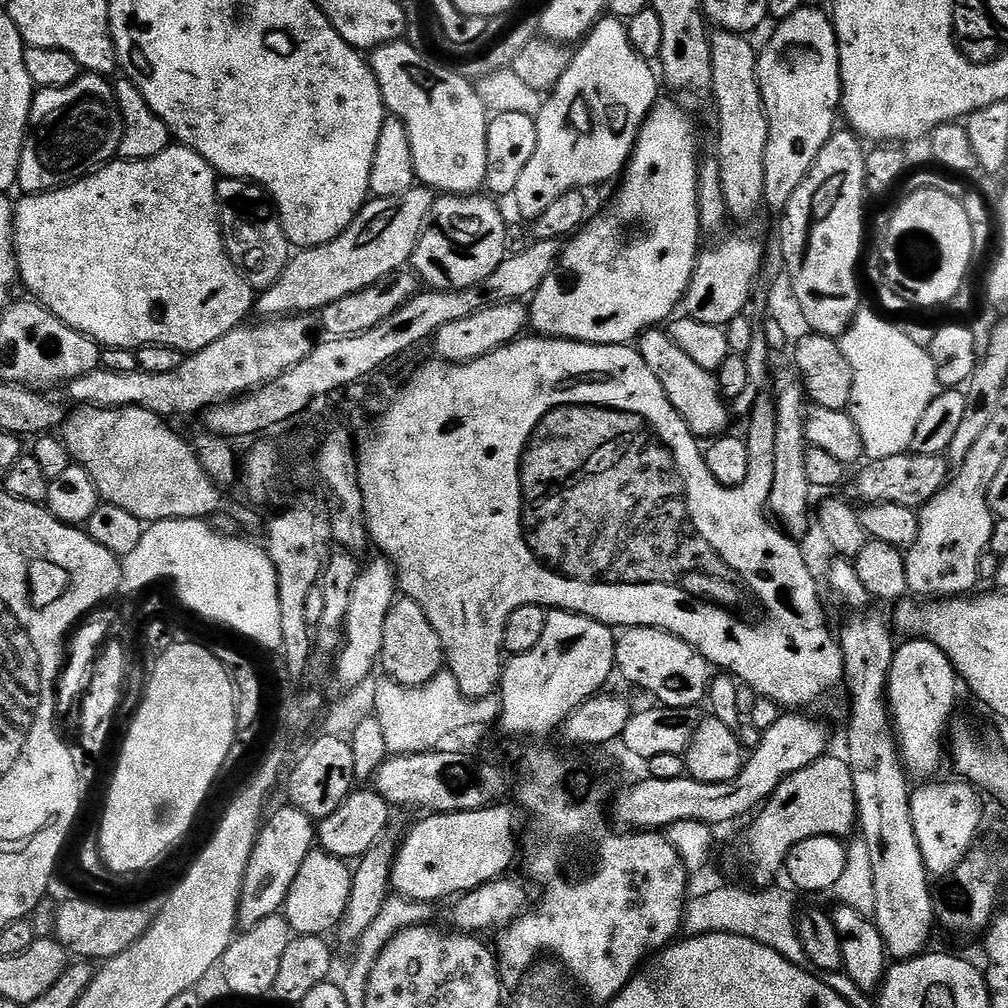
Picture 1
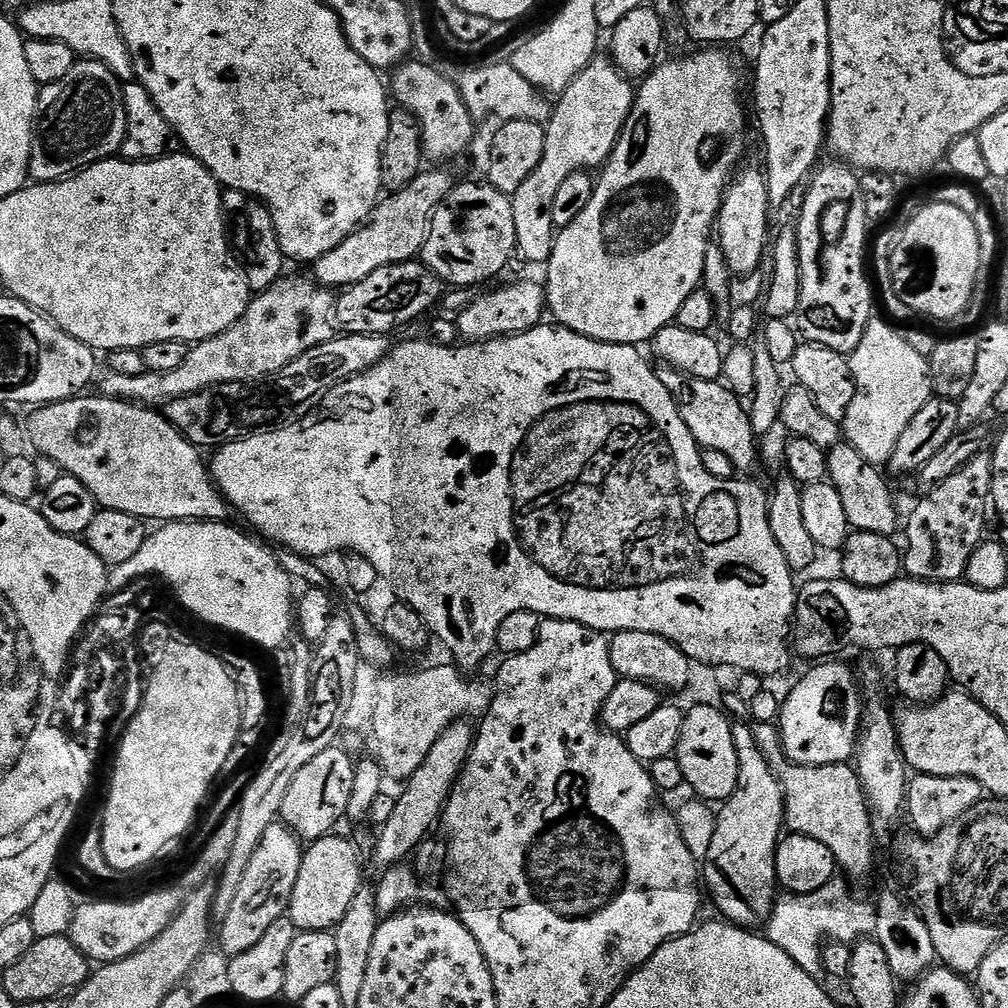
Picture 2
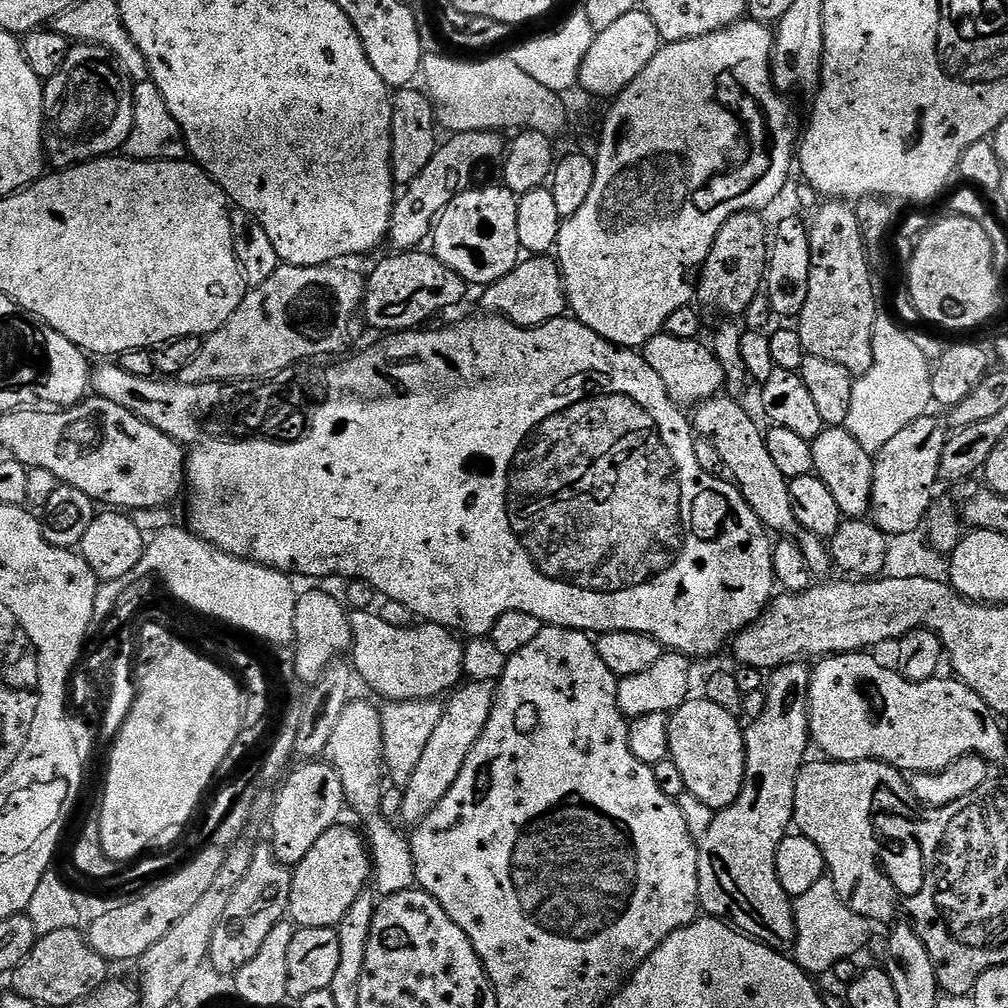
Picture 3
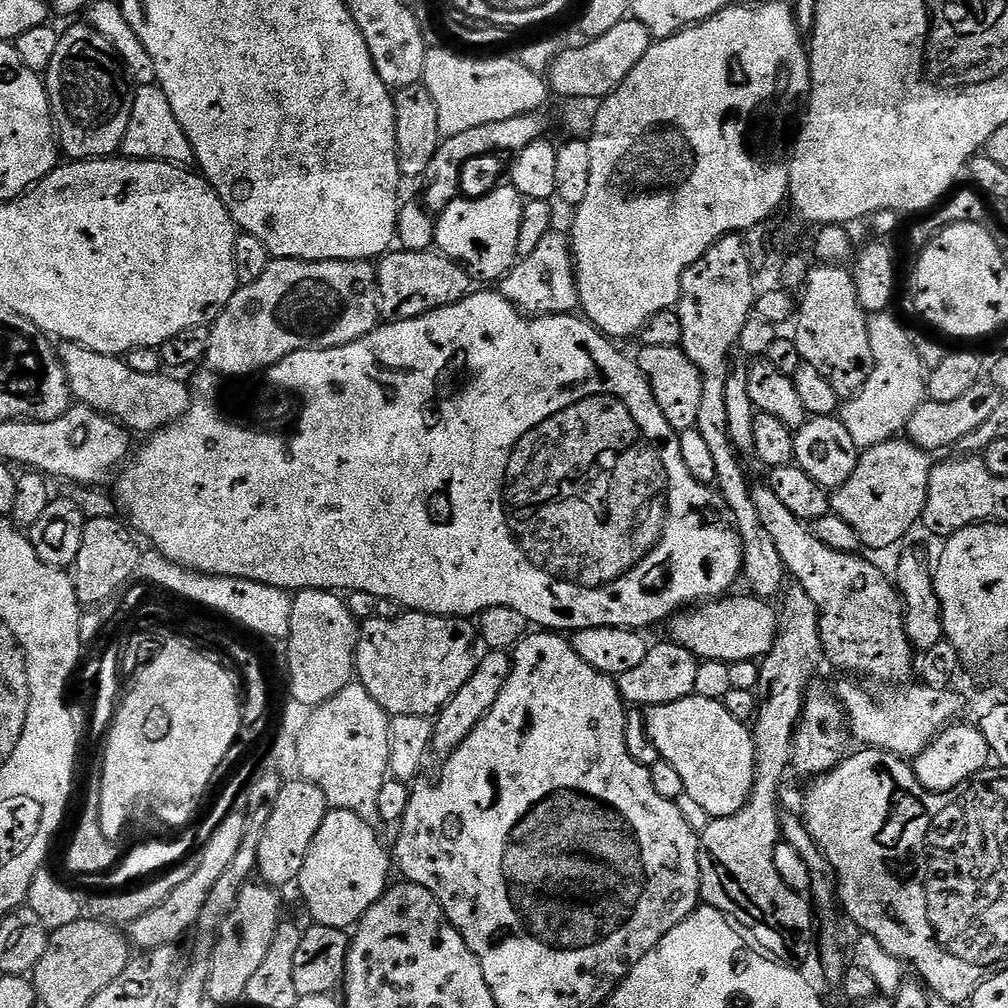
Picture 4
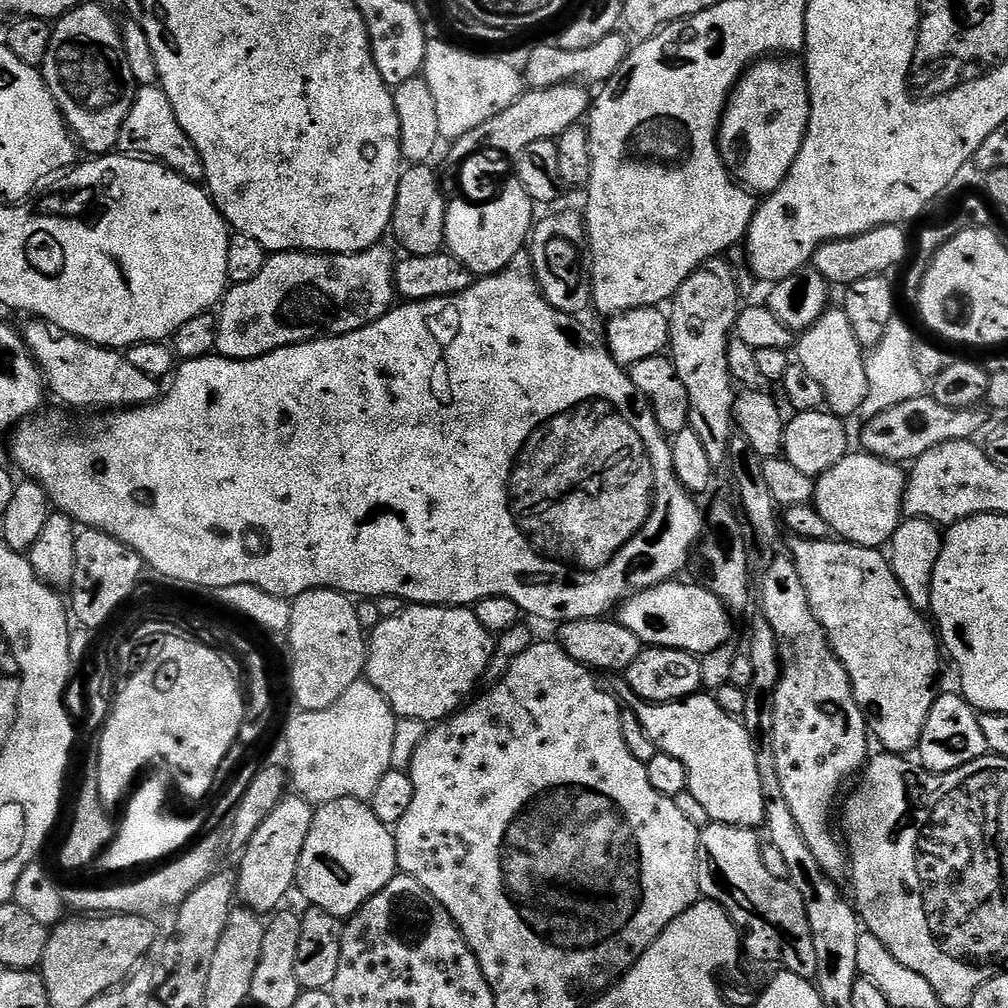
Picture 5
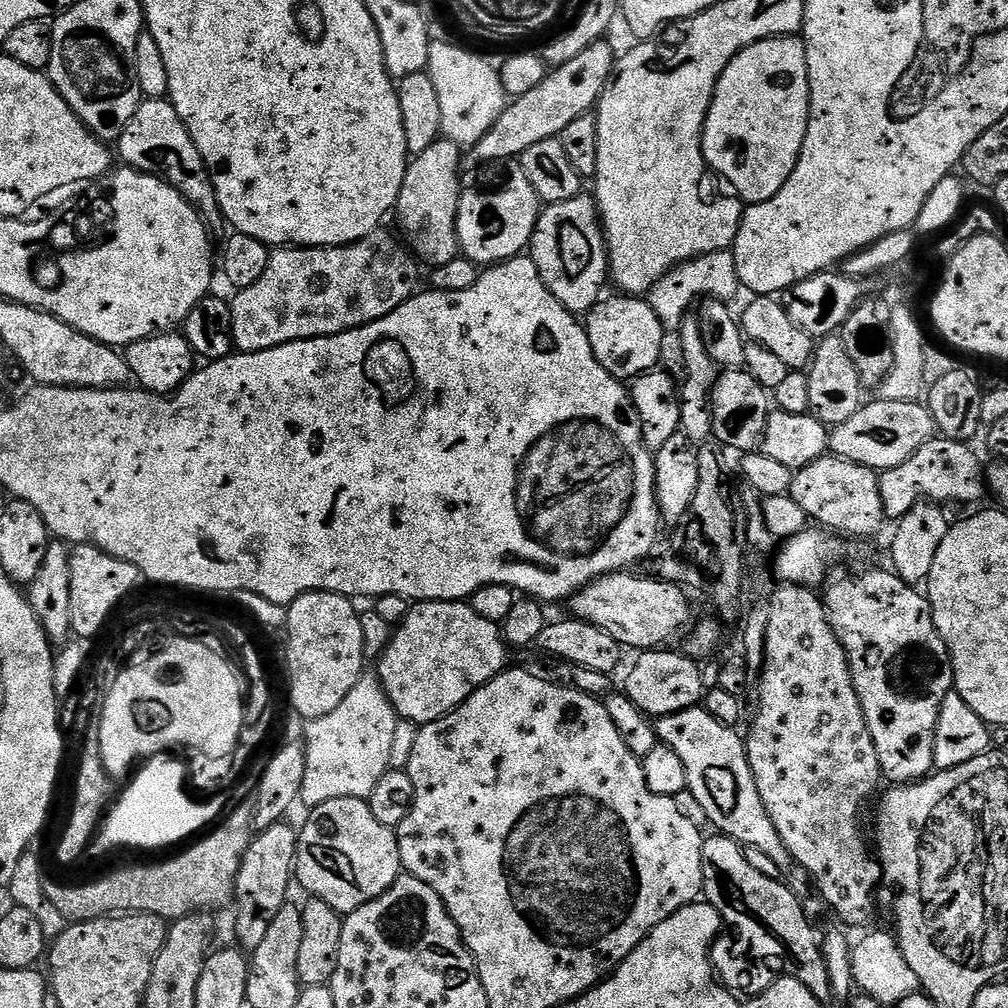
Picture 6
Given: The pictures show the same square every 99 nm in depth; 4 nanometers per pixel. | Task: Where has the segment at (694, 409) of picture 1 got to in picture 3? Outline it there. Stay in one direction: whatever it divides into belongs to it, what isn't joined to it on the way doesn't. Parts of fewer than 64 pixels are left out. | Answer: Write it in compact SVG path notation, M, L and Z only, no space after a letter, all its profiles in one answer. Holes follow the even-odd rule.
M717 394L704 401L695 409L695 435L699 439L708 440L710 446L718 450L718 458L722 458L727 475L746 498L750 510L758 514L765 528L773 533L780 532L776 534L792 534L792 531L797 531L798 525L792 513L788 479L782 474L782 470L778 470L774 458L770 458L768 441L762 428L760 432L759 426L752 421L751 414L740 403L739 399L727 394Z

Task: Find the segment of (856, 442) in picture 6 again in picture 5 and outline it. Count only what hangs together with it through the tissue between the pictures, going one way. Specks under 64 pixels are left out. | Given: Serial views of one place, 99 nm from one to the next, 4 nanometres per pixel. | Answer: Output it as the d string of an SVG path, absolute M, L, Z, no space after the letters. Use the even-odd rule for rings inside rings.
M925 394L914 398L910 402L902 402L882 414L871 417L860 436L859 447L883 460L893 462L914 462L926 450L938 446L942 442L954 442L955 440L972 440L981 435L985 427L984 416L979 407L975 408L951 408L942 406L931 395Z

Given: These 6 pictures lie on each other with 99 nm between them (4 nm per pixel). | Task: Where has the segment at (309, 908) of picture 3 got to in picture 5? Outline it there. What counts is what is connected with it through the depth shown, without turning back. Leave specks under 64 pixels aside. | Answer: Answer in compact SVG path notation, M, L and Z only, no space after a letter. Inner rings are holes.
M338 798L319 805L313 811L310 834L306 834L306 846L302 846L302 858L298 858L295 883L298 892L300 888L311 907L326 910L337 918L350 918L397 874L396 837L389 825L378 822L371 803L354 798Z

